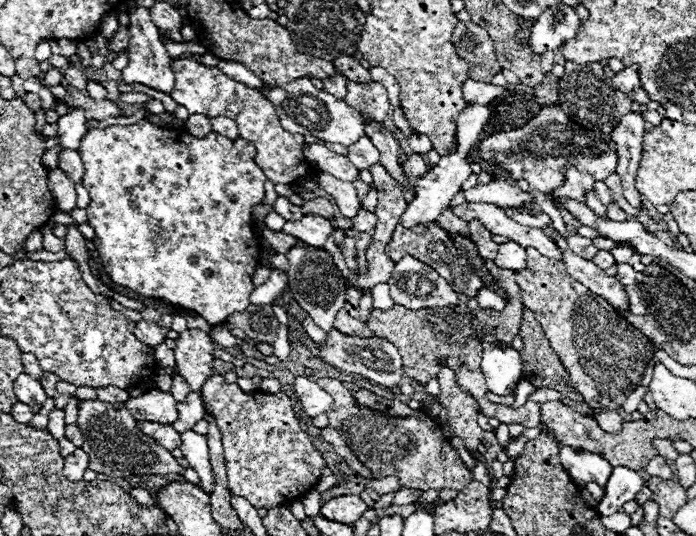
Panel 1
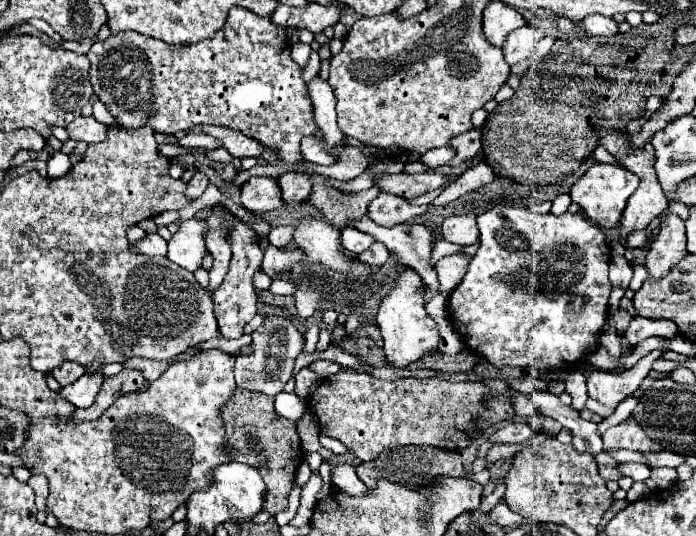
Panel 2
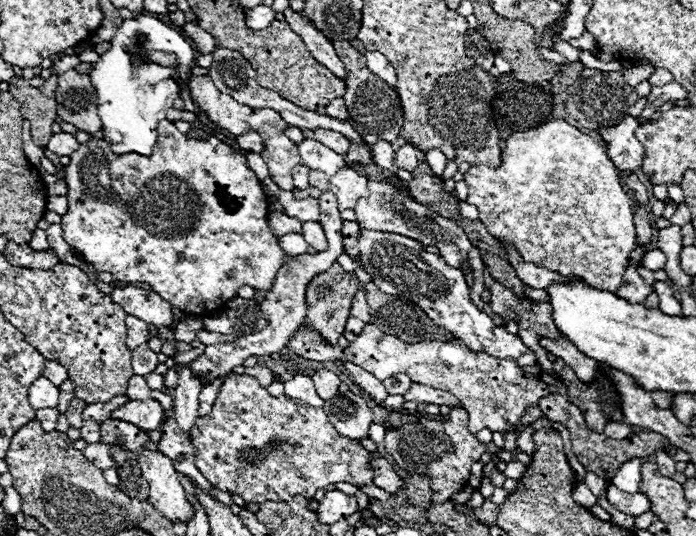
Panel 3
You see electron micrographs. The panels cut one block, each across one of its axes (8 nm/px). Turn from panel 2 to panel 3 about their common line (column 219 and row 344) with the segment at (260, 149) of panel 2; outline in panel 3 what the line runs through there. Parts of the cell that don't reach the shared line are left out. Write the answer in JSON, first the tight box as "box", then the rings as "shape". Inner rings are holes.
{"box":[126,314,150,350],"shape":[[[126,314],[126,326],[128,326],[128,340],[126,340],[126,346],[130,350],[138,348],[140,344],[148,342],[150,340],[150,334],[148,334],[148,324],[138,320],[136,316],[130,316]]]}

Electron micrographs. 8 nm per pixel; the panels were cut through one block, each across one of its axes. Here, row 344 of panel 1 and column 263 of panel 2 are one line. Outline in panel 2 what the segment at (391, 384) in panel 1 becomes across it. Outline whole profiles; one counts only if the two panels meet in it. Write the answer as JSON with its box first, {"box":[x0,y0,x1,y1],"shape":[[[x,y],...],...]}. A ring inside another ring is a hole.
{"box":[234,316,304,396],"shape":[[[268,316],[258,326],[258,330],[252,332],[250,354],[236,358],[234,374],[236,374],[238,388],[250,390],[250,392],[254,390],[254,392],[260,392],[266,396],[276,396],[278,392],[282,392],[284,384],[290,380],[294,360],[302,352],[302,348],[304,348],[304,336],[296,330],[296,326],[290,320],[280,318],[280,316]]]}

